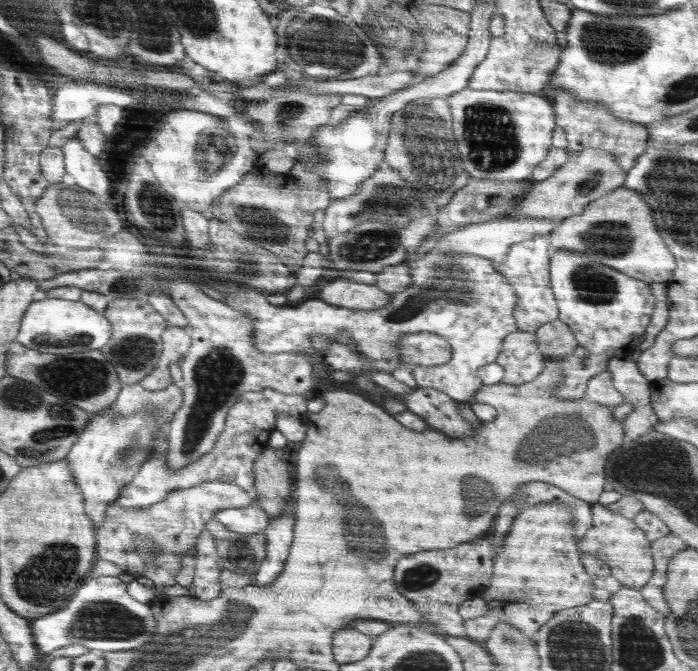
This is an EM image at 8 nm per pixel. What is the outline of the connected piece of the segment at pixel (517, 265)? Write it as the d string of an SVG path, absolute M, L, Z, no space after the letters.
M536 236L534 240L526 240L508 249L506 262L493 262L495 269L511 284L517 296L514 318L520 331L532 332L543 324L558 319L559 310L551 287L548 262L548 240L544 236Z

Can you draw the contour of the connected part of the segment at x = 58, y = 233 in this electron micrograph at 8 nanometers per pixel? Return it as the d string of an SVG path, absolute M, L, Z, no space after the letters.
M66 176L60 183L49 185L45 195L36 202L37 215L52 244L66 244L76 248L92 248L100 240L112 238L116 232L122 232L122 222L114 208L104 201L100 202L92 192L80 188Z

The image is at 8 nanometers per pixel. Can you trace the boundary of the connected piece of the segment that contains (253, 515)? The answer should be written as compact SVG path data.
M256 498L248 506L218 511L213 520L221 522L232 532L257 534L258 536L270 523L269 516L259 507Z

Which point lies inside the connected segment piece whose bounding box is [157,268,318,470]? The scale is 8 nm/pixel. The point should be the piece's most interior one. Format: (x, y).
(222, 363)

